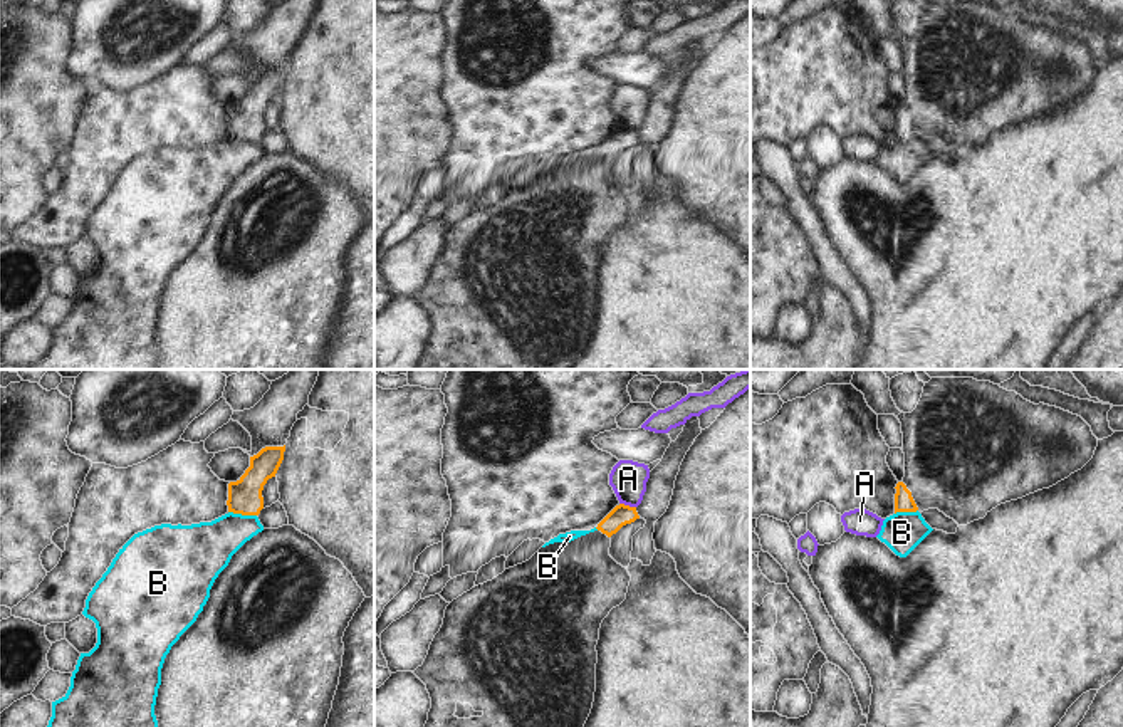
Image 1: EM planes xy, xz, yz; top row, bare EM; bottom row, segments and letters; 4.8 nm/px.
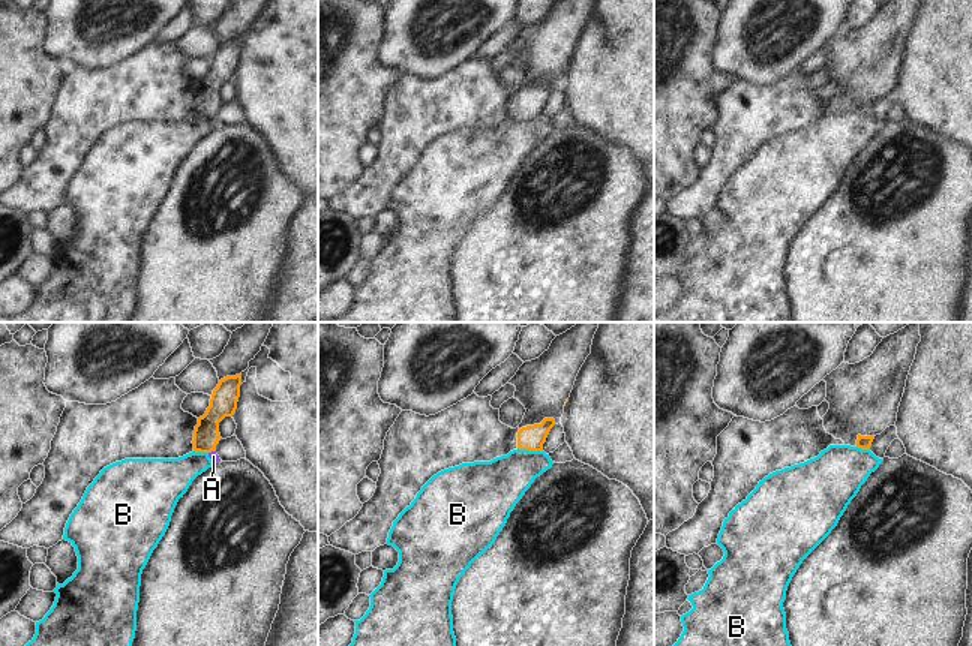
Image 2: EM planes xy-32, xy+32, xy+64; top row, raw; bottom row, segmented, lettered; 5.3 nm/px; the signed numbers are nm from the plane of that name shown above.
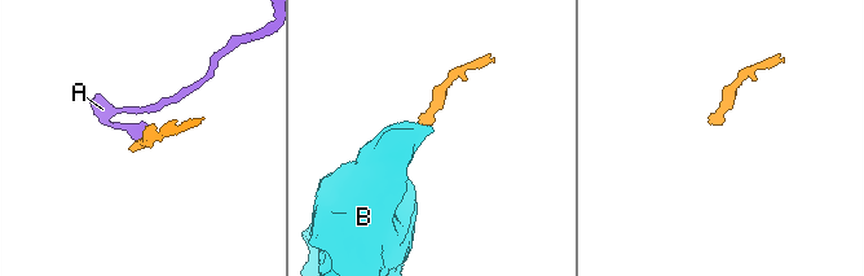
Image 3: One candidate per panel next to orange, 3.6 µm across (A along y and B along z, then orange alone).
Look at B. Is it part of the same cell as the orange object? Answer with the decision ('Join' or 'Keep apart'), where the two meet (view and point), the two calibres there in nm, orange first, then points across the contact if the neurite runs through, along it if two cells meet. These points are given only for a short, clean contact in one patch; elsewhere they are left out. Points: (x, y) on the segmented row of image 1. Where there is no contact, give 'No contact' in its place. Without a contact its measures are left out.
Join. Touches orange at xy (242, 514). Thickness 160 nm (orange) against 260 nm. Path across: xy (245, 497), (242, 514), (203, 549).

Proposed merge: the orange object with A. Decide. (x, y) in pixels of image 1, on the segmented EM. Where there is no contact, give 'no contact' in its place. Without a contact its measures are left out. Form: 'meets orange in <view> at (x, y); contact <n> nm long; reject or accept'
meets orange in xz at (628, 506); contact 80 nm long; reject

